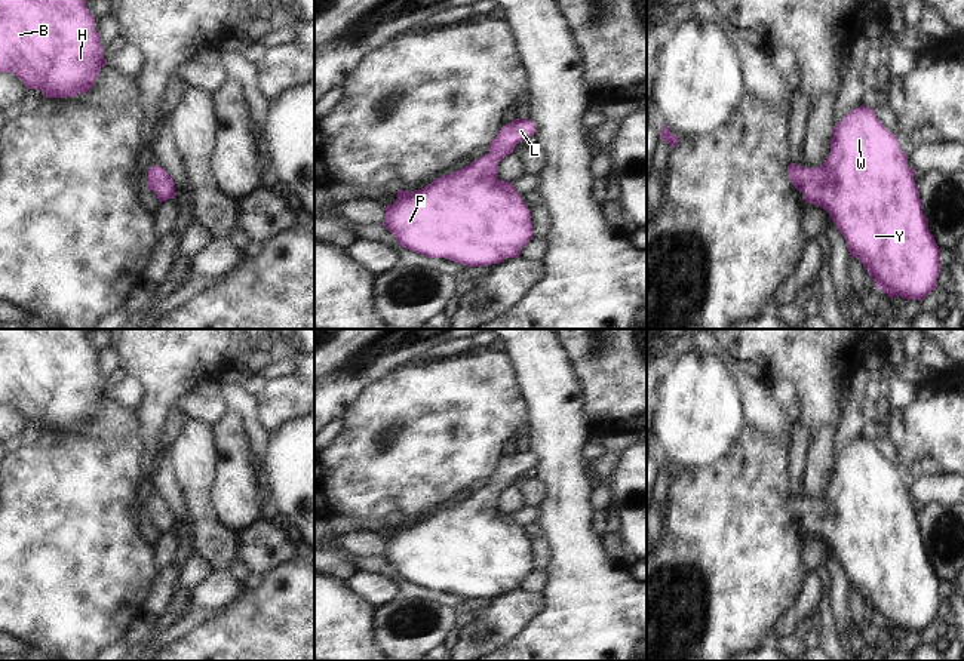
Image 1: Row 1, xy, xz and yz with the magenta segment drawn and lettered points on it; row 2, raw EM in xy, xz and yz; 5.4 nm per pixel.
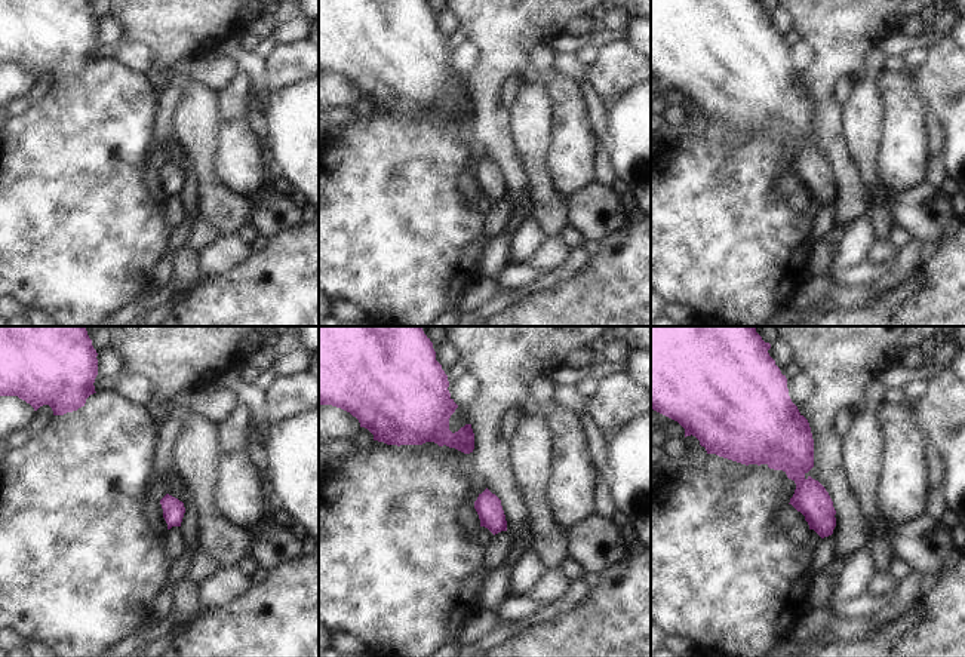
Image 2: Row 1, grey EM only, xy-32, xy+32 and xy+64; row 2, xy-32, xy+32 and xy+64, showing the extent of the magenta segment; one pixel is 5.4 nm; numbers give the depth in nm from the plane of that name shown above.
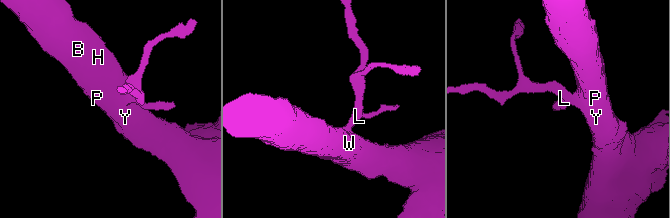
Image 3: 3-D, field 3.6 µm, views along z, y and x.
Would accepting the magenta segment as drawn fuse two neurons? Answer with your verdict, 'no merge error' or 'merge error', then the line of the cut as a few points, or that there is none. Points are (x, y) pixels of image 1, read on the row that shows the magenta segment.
no merge error | no cut

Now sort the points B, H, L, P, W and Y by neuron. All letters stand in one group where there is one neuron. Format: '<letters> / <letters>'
B H L P W Y

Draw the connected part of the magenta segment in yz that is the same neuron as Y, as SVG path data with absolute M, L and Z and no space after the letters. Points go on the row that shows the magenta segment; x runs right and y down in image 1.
M860 105L836 126L831 154L817 167L790 163L788 176L807 203L823 207L844 236L875 286L890 298L922 301L937 288L940 249L928 230L922 202L897 138L876 119L875 110Z

